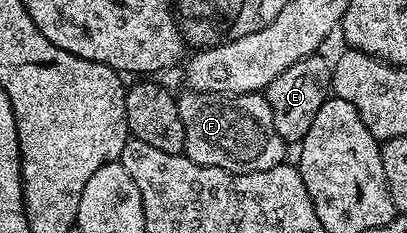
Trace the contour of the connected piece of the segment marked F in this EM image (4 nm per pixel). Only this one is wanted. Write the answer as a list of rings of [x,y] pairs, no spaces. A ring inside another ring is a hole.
[[[184,90],[184,93],[179,93],[176,105],[182,118],[182,126],[186,126],[186,146],[183,155],[189,156],[194,162],[238,174],[270,170],[285,163],[286,145],[282,138],[278,138],[278,130],[274,130],[274,114],[268,105],[267,95],[251,92],[237,96],[210,96],[203,92]]]

